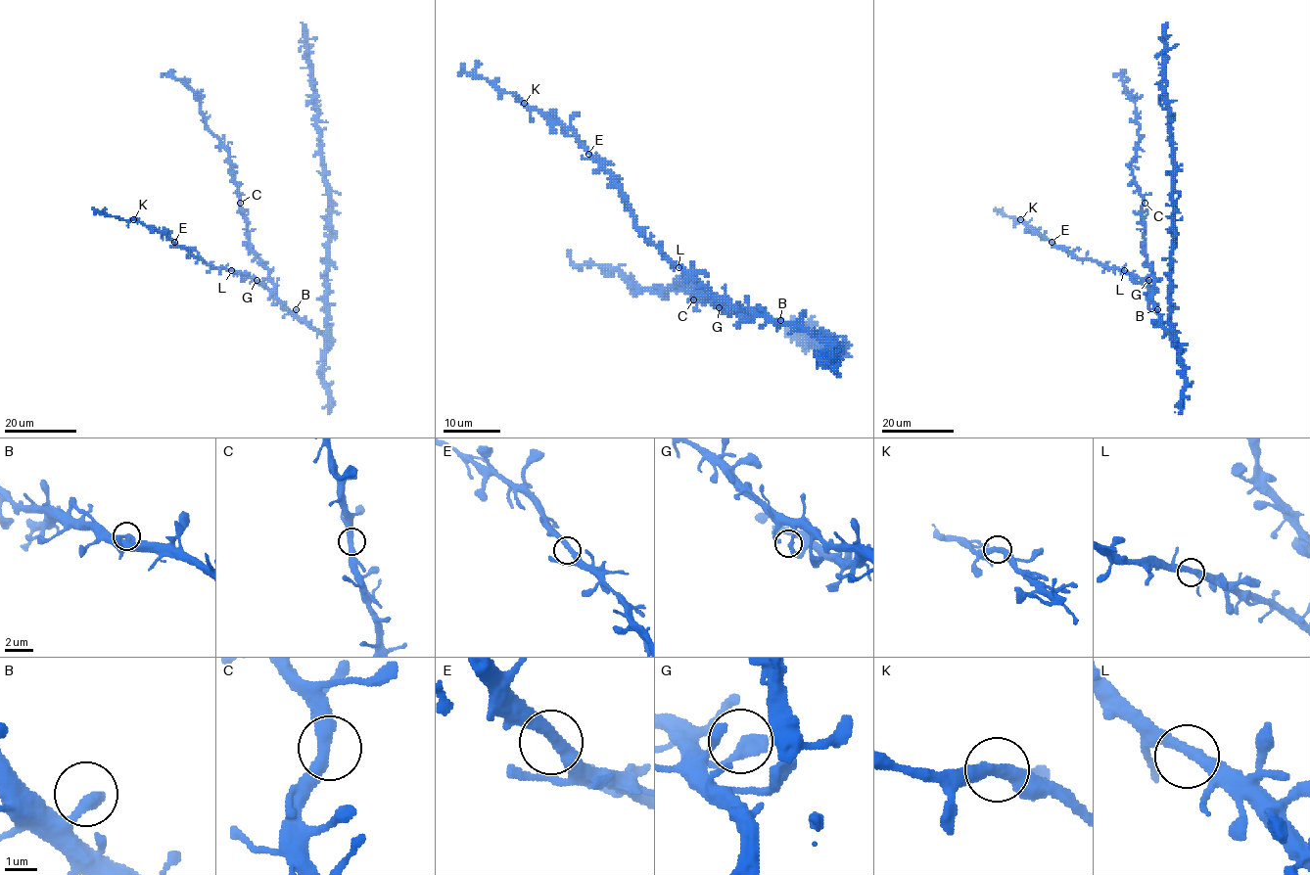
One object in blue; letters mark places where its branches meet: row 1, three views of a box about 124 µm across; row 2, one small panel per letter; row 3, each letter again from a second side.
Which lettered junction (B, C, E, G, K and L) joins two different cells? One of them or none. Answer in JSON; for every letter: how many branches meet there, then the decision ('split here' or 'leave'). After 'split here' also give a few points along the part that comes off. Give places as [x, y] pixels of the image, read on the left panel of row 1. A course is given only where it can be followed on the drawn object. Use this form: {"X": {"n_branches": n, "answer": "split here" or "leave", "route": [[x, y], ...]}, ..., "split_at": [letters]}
{"B": {"n_branches": 1, "answer": "leave"}, "C": {"n_branches": 2, "answer": "leave"}, "E": {"n_branches": 2, "answer": "leave"}, "G": {"n_branches": 1, "answer": "leave"}, "K": {"n_branches": 2, "answer": "leave"}, "L": {"n_branches": 2, "answer": "leave"}, "split_at": []}

